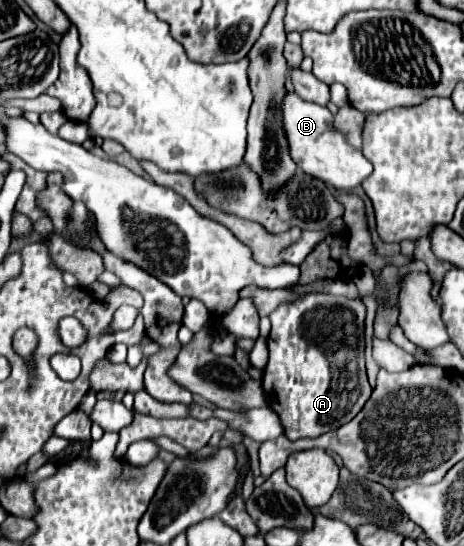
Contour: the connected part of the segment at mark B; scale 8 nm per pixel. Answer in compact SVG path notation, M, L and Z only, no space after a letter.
M288 91L284 99L286 101L282 101L282 125L284 125L290 157L298 165L298 169L330 183L338 191L352 191L354 187L358 187L372 173L372 165L370 161L366 161L362 151L350 147L346 139L338 131L334 131L332 127L334 115L322 105L306 103L292 91Z

